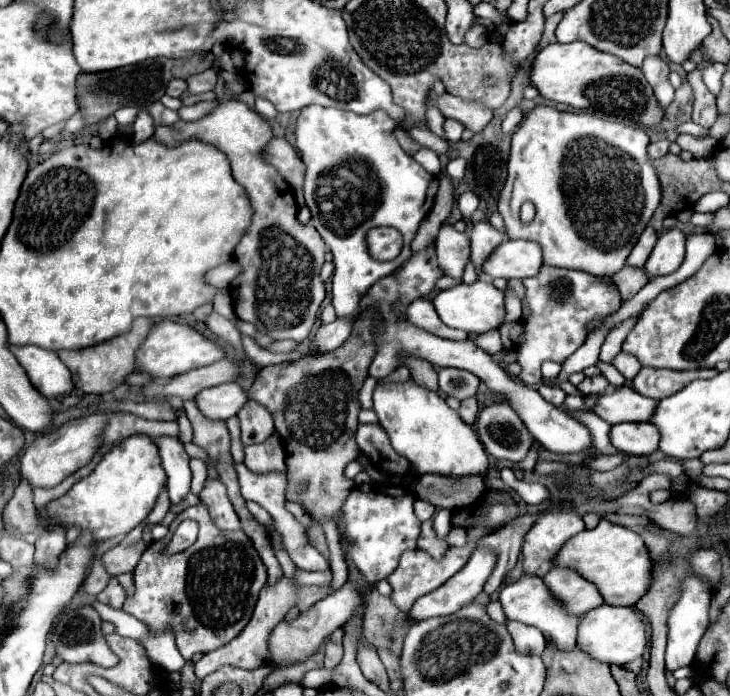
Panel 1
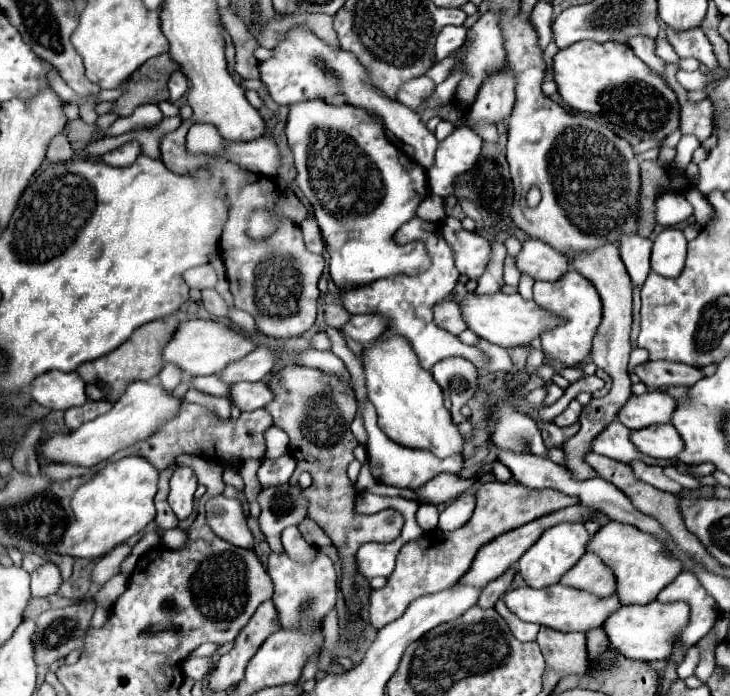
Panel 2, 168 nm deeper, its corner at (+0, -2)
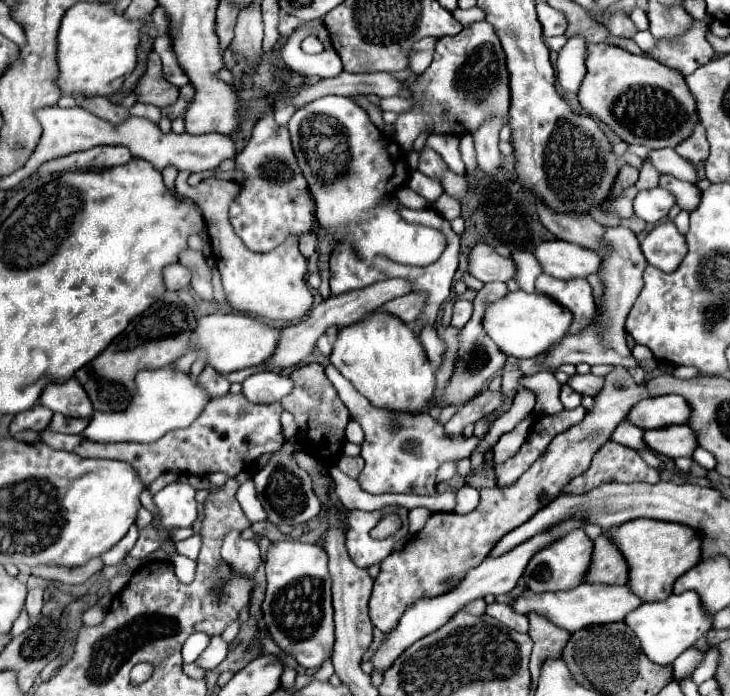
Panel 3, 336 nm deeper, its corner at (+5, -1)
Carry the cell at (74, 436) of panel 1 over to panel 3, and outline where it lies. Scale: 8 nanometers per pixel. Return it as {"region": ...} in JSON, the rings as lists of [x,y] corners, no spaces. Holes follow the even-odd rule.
{"region":[[[174,369],[140,371],[136,375],[136,395],[124,411],[96,411],[82,437],[92,443],[154,443],[172,429],[188,427],[208,403],[206,393],[188,373]]]}

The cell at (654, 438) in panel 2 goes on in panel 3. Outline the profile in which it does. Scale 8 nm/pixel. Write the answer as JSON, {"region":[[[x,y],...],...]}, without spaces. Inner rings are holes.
{"region":[[[668,425],[662,429],[650,429],[644,431],[644,443],[650,447],[654,453],[660,453],[670,459],[678,457],[690,457],[694,451],[694,433],[690,431],[688,425]]]}

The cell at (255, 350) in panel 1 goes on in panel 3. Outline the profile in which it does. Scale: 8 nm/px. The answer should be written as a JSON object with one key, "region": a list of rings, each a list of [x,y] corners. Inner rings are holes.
{"region":[[[350,421],[348,423],[348,427],[346,427],[346,439],[350,441],[350,443],[362,443],[362,439],[364,439],[364,431],[362,431],[362,427],[356,423],[356,421]]]}

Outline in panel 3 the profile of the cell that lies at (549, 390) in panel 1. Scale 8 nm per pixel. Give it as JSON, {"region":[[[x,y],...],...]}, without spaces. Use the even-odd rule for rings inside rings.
{"region":[[[540,371],[530,377],[522,377],[520,383],[536,395],[536,413],[556,413],[562,411],[560,403],[560,383],[556,381],[552,371]]]}

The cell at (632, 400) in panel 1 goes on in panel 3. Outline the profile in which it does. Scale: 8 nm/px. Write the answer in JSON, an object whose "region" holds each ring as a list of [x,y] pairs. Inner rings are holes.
{"region":[[[662,395],[662,397],[648,397],[636,403],[626,421],[634,423],[640,429],[660,429],[666,425],[686,423],[690,415],[688,403],[678,395]]]}

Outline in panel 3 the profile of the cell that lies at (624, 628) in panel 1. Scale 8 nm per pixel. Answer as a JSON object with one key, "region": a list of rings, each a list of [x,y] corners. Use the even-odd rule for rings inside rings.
{"region":[[[694,591],[682,595],[670,595],[664,601],[642,603],[624,617],[624,623],[632,629],[634,637],[640,643],[642,653],[658,665],[672,665],[674,659],[696,643],[706,631],[712,629],[712,619],[702,611],[700,599]]]}

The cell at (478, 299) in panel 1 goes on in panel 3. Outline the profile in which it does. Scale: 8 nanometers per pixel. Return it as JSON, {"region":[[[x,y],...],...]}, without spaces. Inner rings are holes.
{"region":[[[514,291],[486,307],[486,313],[482,317],[482,327],[490,335],[490,339],[500,347],[502,353],[524,359],[524,357],[538,357],[552,343],[560,341],[566,335],[570,321],[572,321],[570,311],[554,303],[550,297],[542,293]]]}

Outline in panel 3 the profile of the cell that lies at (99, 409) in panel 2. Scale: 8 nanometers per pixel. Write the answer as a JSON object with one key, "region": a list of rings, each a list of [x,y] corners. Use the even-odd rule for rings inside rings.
{"region":[[[54,413],[52,421],[50,421],[50,429],[56,433],[82,433],[88,423],[90,423],[90,419],[74,419],[74,417],[66,417],[62,413]]]}

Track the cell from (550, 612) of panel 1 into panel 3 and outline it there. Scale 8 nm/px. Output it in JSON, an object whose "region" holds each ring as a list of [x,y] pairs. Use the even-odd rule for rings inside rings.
{"region":[[[582,583],[568,591],[556,591],[556,593],[534,593],[530,589],[524,589],[510,607],[522,615],[536,613],[546,617],[556,627],[562,627],[570,633],[590,627],[590,625],[606,625],[614,621],[622,621],[626,613],[630,613],[634,607],[638,607],[642,601],[630,591],[628,585],[596,585],[596,583]]]}

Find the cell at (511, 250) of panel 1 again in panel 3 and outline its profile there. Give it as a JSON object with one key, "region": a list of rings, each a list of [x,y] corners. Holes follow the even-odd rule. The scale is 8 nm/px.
{"region":[[[542,241],[534,249],[534,257],[538,259],[542,273],[556,279],[588,277],[600,265],[600,259],[594,251],[586,251],[566,241]]]}

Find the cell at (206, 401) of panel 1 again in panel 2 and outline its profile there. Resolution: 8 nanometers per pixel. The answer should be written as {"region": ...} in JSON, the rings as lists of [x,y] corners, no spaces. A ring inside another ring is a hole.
{"region":[[[237,382],[231,386],[229,398],[241,408],[241,410],[257,410],[265,408],[275,394],[271,388],[267,388],[267,382]]]}

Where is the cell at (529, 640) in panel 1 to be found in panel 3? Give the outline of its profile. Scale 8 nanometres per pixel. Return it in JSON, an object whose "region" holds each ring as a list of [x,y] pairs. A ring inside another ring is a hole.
{"region":[[[492,603],[492,605],[488,605],[486,607],[486,615],[494,617],[494,619],[500,619],[506,627],[510,627],[514,631],[520,631],[520,633],[528,631],[528,617],[512,611],[506,603]]]}

